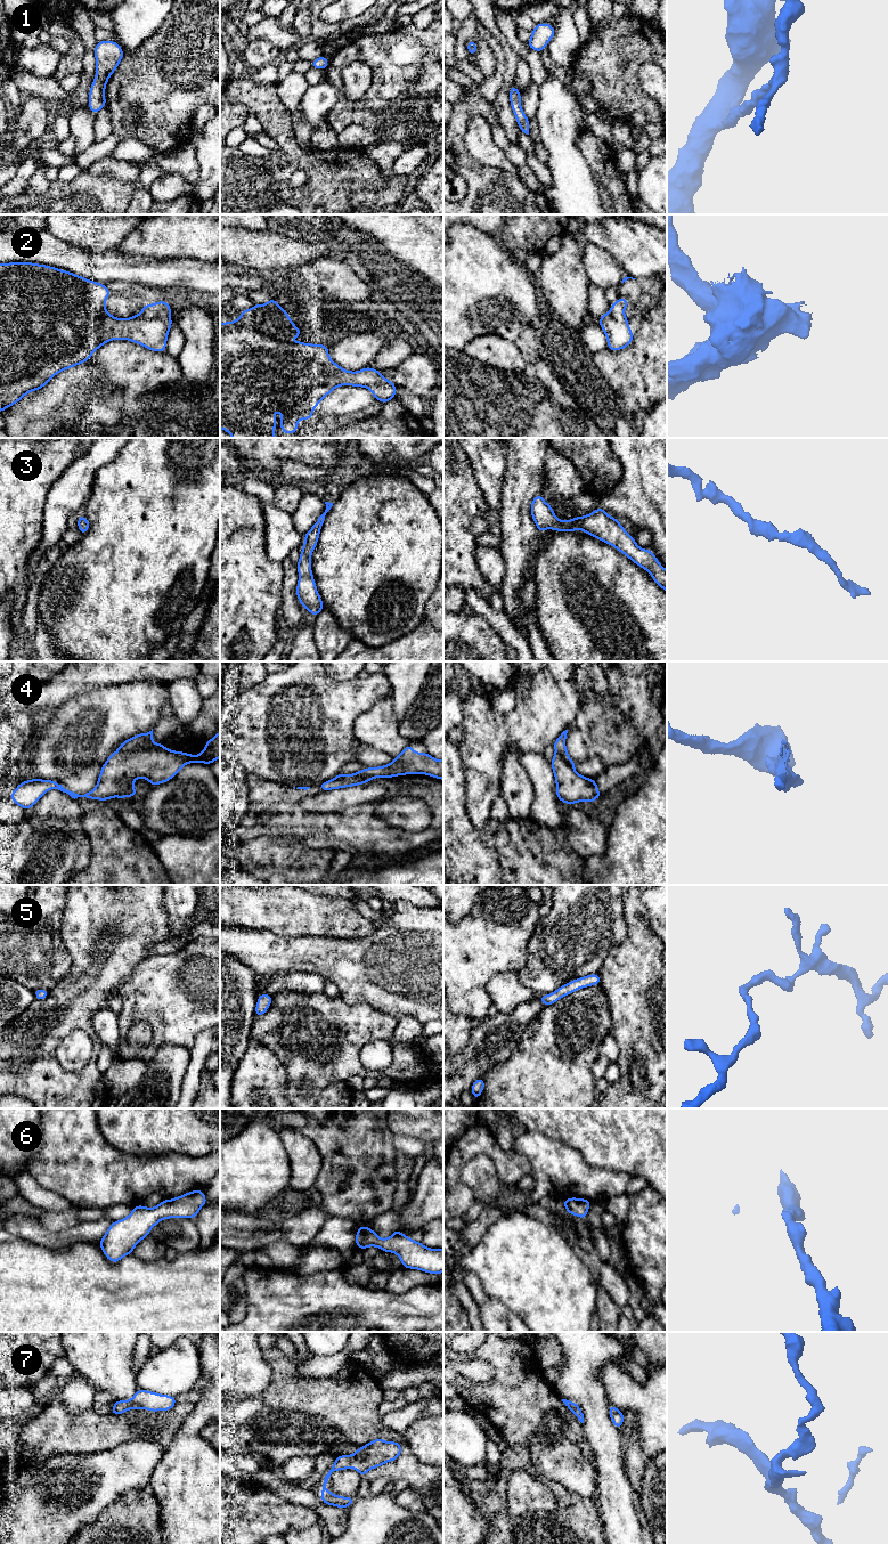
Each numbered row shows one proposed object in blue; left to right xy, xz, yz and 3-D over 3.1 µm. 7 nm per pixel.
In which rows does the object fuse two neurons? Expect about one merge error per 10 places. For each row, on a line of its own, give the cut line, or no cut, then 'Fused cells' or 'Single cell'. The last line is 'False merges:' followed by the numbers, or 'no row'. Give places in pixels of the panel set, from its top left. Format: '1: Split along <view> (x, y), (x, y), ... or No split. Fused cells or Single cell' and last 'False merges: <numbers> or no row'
1: No split. Single cell
2: No split. Single cell
3: No split. Single cell
4: No split. Single cell
5: No split. Single cell
6: No split. Single cell
7: No split. Single cell
False merges: no row

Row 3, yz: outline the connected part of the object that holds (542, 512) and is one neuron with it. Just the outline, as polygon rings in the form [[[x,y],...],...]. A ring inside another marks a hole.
[[[538,494],[531,502],[530,511],[539,534],[546,529],[555,531],[576,531],[580,529],[613,546],[635,564],[645,569],[655,584],[667,592],[667,570],[661,566],[654,553],[651,550],[641,548],[619,520],[610,517],[600,506],[587,515],[576,517],[571,520],[559,520],[553,507]]]

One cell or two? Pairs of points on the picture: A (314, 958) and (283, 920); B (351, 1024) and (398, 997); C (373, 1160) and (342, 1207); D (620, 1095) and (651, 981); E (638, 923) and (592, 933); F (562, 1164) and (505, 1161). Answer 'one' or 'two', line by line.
A: two
B: two
C: one
D: one
E: two
F: two

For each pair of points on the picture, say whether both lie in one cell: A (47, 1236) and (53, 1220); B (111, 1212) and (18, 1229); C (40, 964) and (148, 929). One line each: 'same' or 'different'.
A: different
B: different
C: different

